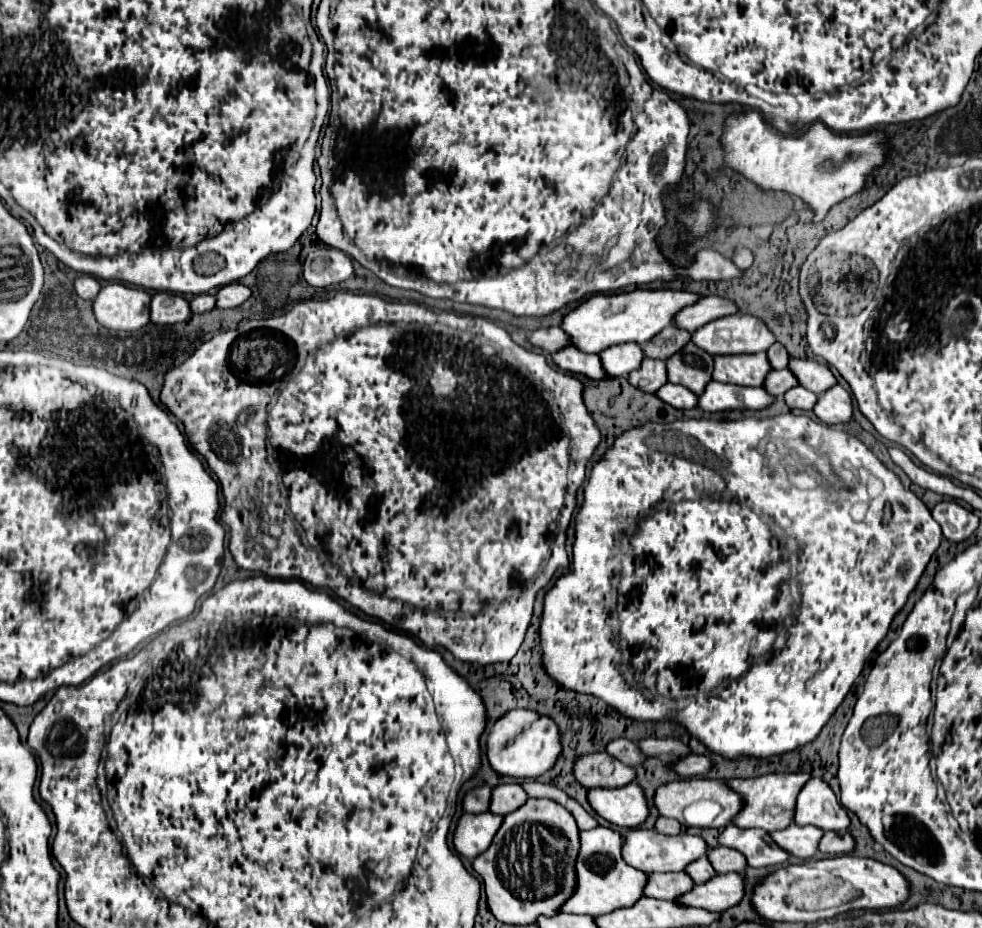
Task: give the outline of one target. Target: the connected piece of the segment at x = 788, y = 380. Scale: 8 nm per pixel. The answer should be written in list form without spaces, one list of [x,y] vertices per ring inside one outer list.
[[[788,368],[786,370],[772,370],[764,382],[764,388],[774,396],[782,396],[794,386],[798,386],[798,378]]]

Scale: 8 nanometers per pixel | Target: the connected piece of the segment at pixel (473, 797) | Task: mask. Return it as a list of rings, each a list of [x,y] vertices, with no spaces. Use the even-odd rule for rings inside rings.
[[[478,786],[464,796],[464,810],[470,814],[488,812],[490,810],[490,798],[492,798],[492,788],[490,786]]]

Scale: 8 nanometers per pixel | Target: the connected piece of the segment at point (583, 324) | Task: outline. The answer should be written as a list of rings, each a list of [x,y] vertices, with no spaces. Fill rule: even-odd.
[[[632,290],[612,296],[592,296],[564,318],[562,328],[572,338],[572,344],[582,352],[600,354],[608,346],[622,342],[636,342],[644,346],[660,330],[674,322],[680,308],[692,306],[698,298],[698,294],[684,290]]]

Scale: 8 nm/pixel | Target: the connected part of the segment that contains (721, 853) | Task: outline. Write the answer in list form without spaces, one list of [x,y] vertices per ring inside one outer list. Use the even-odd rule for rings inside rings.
[[[716,846],[708,852],[708,860],[712,862],[714,870],[718,874],[726,874],[726,872],[744,872],[746,870],[746,858],[744,854],[740,854],[738,850],[732,848],[724,848],[724,846]]]

